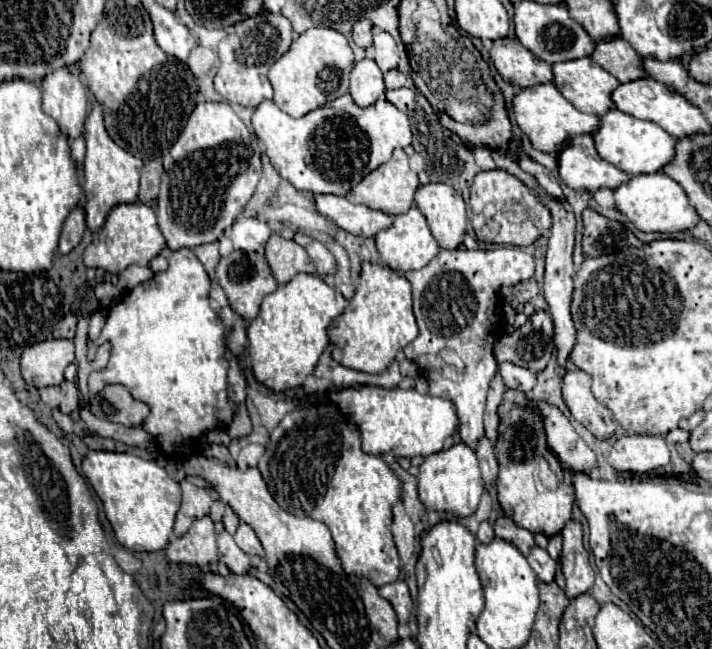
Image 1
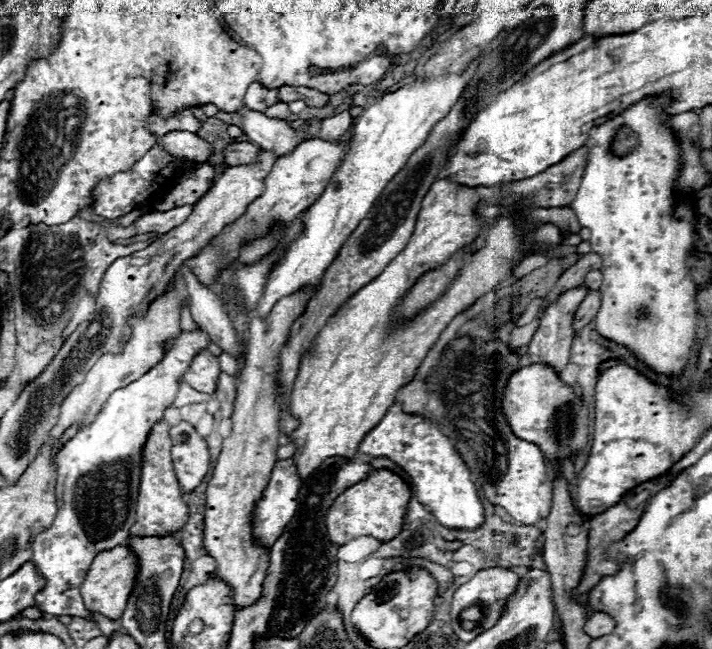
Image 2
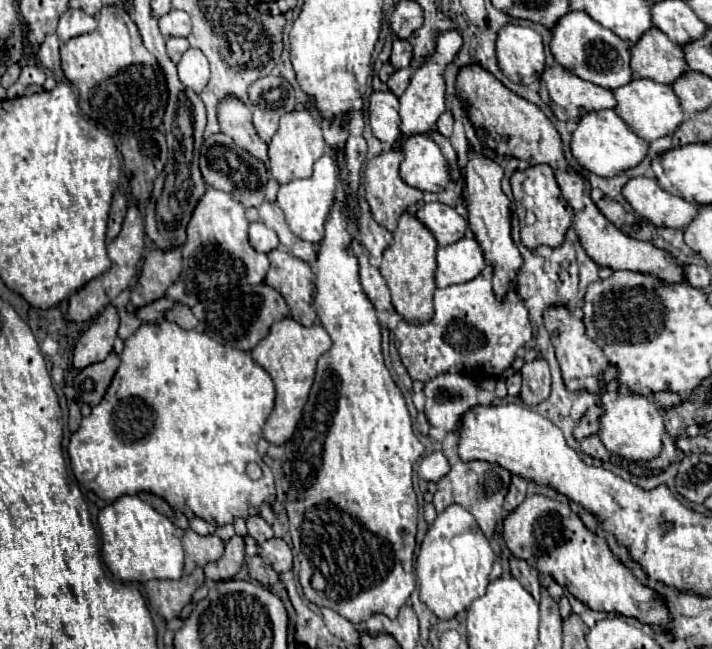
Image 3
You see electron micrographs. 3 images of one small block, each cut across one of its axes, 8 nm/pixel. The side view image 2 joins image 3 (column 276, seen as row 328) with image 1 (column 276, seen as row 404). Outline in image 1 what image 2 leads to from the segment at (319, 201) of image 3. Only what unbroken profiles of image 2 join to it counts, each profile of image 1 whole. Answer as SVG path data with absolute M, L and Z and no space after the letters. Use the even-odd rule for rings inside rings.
M344 94L336 100L326 102L320 108L304 114L302 118L288 116L286 112L282 112L276 106L274 100L264 100L256 106L256 110L252 114L252 126L254 126L258 140L264 144L264 150L266 150L272 166L278 170L278 174L284 180L292 182L300 192L314 192L314 194L344 196L366 174L376 170L380 164L388 162L396 148L406 148L412 142L408 116L404 112L400 112L394 104L390 104L386 100L386 96L380 96L368 108L360 108L358 104L354 104L350 94Z

